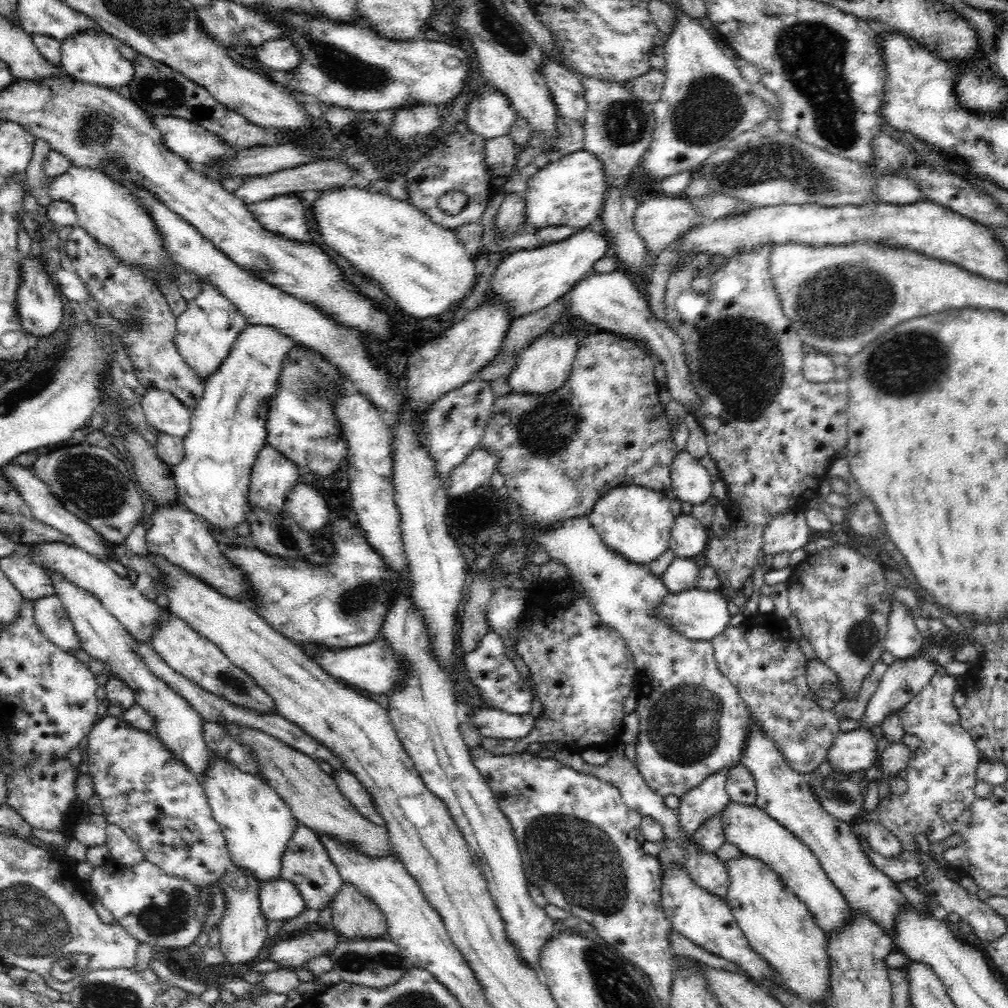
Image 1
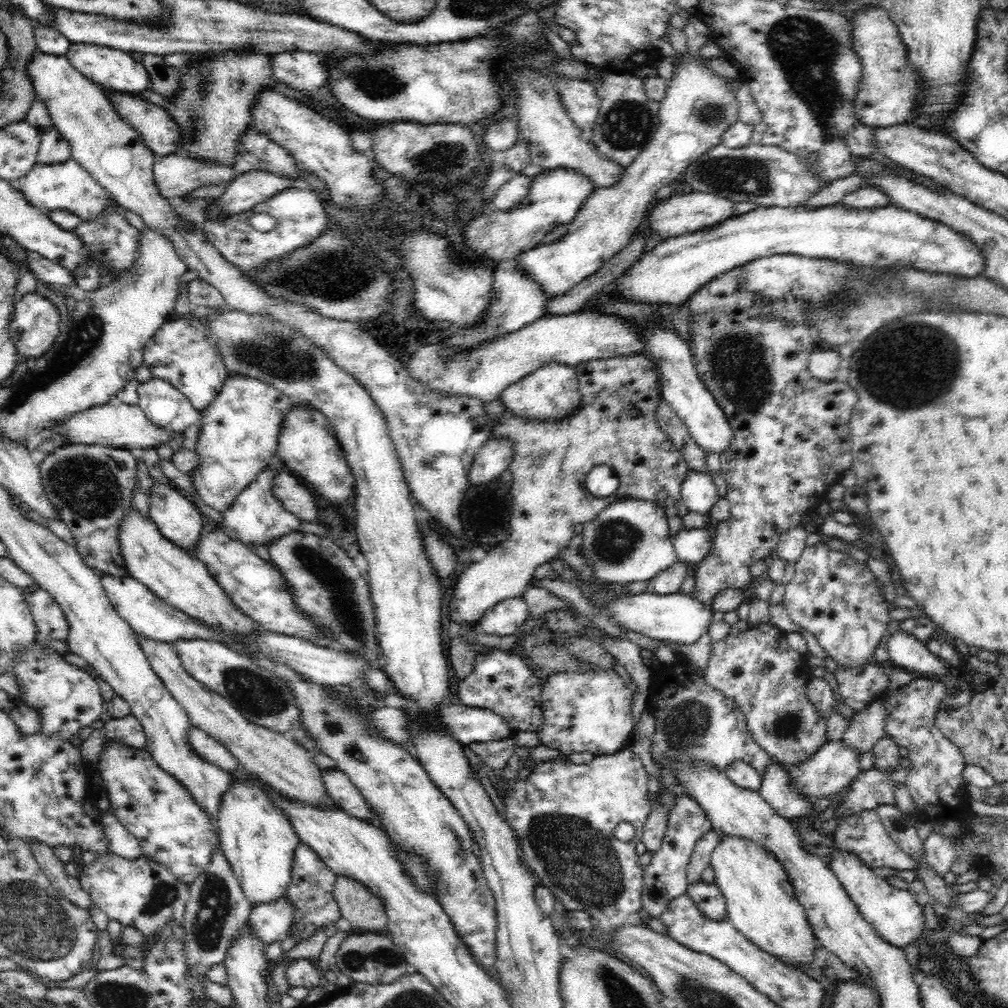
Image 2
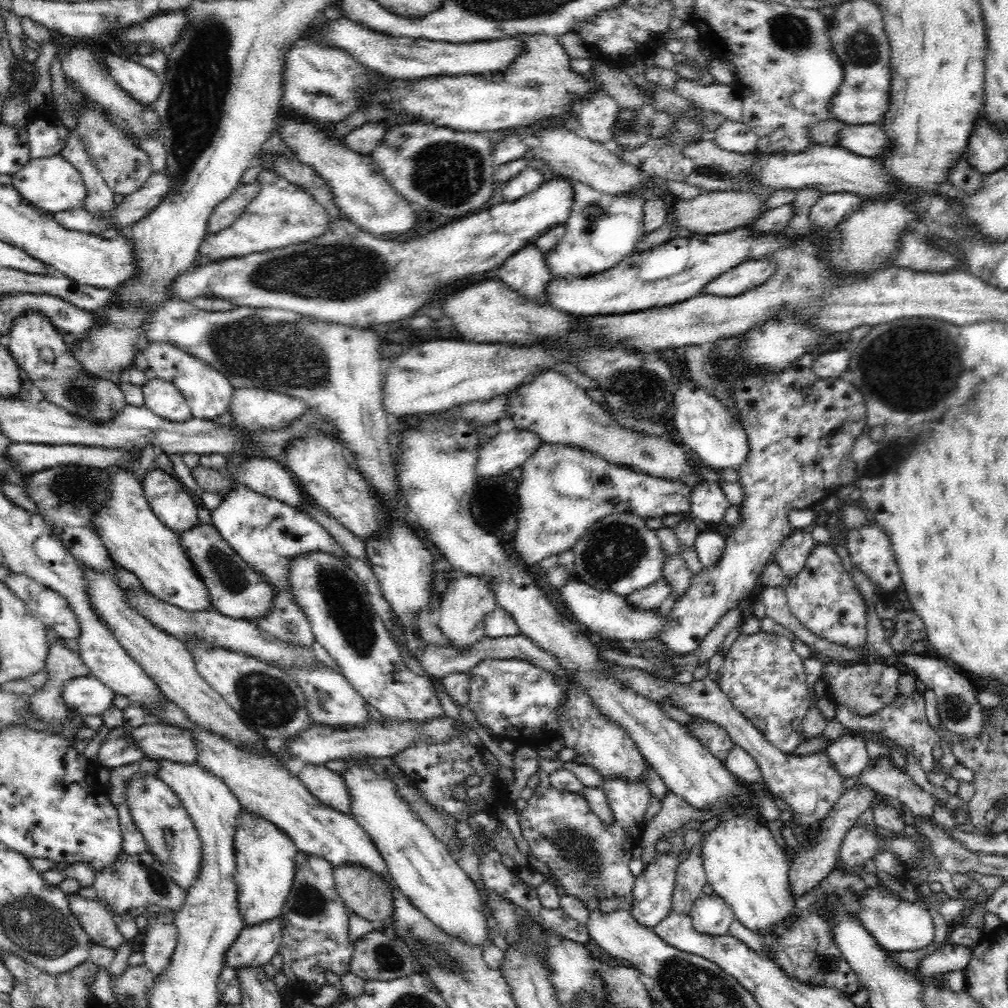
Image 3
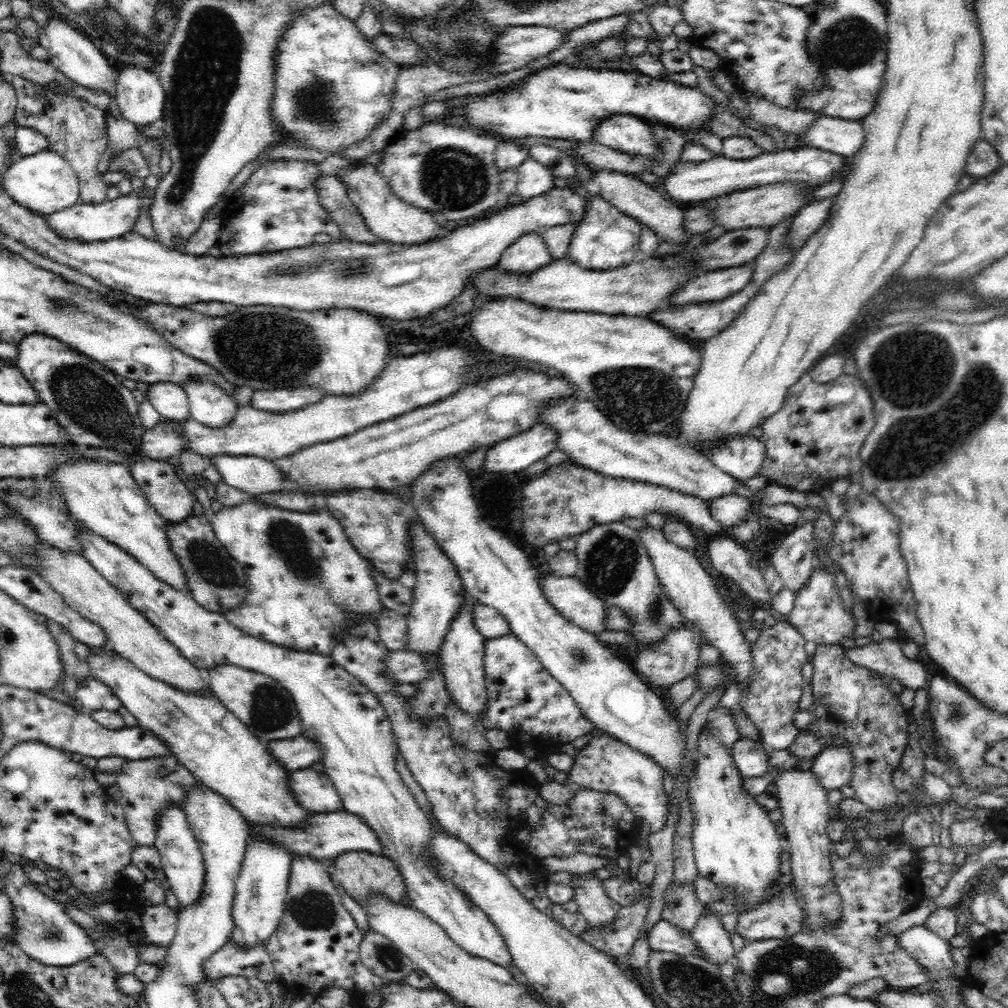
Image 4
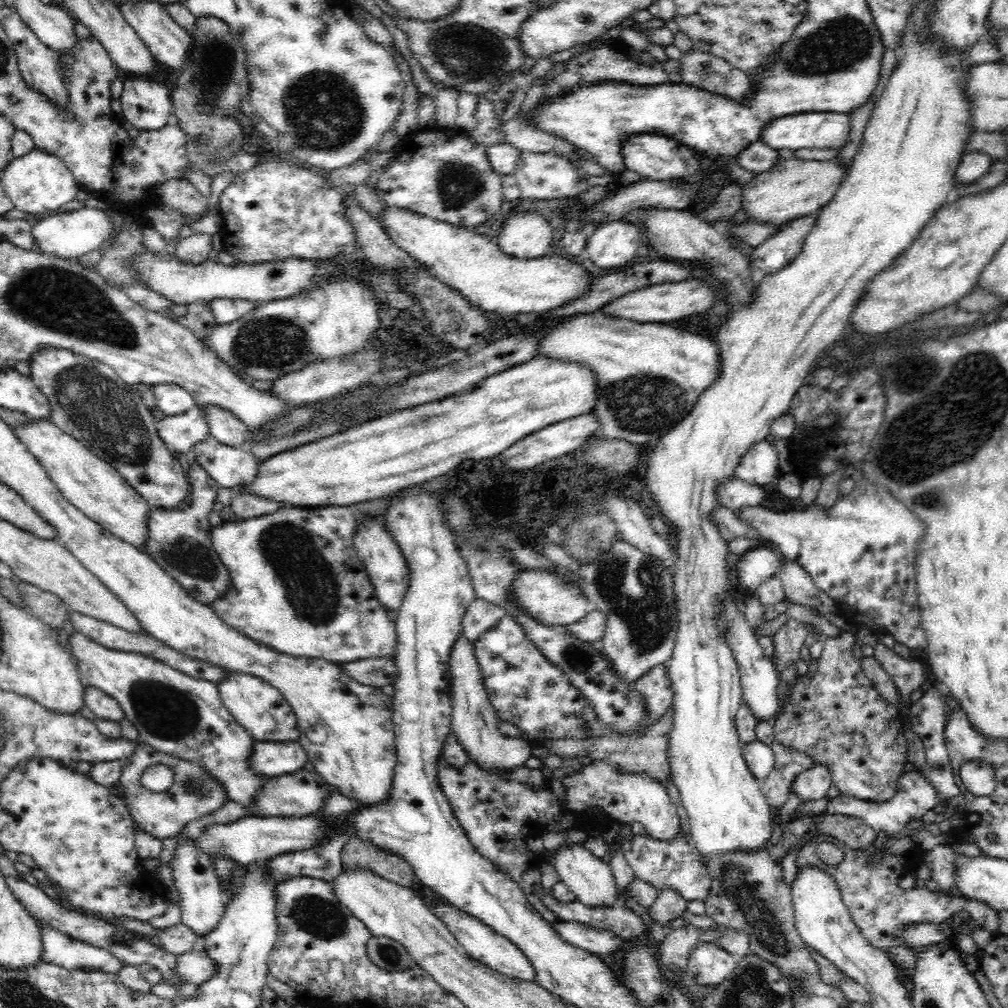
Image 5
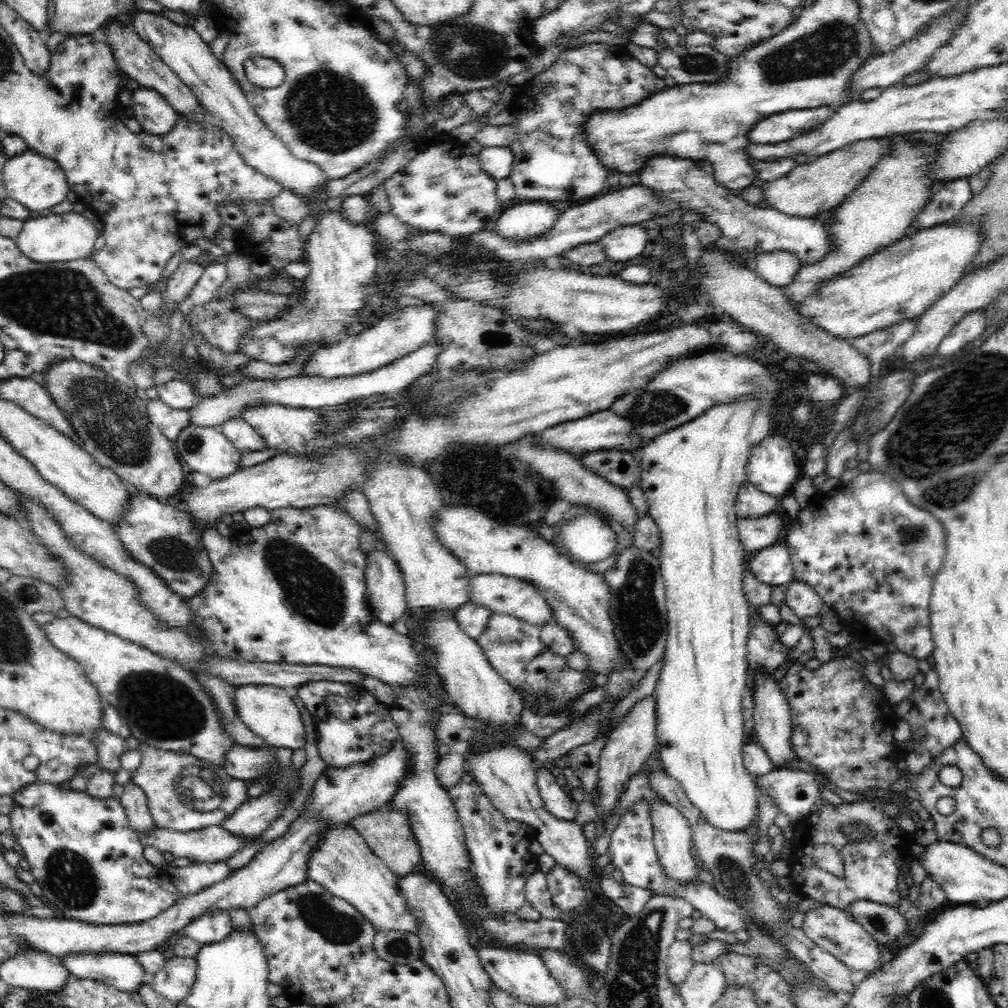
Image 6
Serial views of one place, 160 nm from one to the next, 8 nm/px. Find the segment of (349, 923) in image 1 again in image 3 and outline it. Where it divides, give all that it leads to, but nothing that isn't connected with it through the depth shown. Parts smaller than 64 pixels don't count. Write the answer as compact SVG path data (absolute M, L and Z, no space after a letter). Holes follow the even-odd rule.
M344 865L333 870L337 893L349 910L371 923L388 923L392 915L392 893L388 883L368 869Z

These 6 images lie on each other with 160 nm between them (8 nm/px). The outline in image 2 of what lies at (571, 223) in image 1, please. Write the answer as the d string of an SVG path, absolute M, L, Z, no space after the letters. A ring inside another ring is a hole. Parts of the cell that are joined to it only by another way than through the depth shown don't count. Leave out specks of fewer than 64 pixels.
M569 168L543 169L533 177L530 182L528 194L520 204L511 211L499 211L492 214L483 214L480 218L472 220L466 226L466 246L472 248L482 258L490 258L494 262L512 260L518 254L541 244L546 233L558 228L568 226L576 218L584 201L596 190L590 178L584 176L579 170Z

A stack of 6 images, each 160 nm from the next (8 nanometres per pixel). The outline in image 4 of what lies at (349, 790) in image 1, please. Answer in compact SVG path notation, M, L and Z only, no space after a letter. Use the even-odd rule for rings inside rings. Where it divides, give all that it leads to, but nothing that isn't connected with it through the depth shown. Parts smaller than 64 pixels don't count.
M312 767L291 771L289 782L295 799L306 810L322 814L345 810L332 779L325 771L318 772Z

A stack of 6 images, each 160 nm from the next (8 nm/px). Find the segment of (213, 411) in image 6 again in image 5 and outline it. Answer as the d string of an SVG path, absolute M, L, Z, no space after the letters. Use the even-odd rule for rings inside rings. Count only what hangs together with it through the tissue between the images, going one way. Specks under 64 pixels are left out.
M196 404L184 414L155 420L155 427L158 437L172 454L192 451L208 434L204 411Z

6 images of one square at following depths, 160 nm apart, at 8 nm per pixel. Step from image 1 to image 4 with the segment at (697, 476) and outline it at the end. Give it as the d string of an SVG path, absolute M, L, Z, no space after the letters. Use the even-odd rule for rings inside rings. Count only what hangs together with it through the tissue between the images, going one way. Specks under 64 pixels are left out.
M734 493L716 496L712 500L706 500L710 518L722 526L734 526L746 520L746 514L751 504L748 499Z

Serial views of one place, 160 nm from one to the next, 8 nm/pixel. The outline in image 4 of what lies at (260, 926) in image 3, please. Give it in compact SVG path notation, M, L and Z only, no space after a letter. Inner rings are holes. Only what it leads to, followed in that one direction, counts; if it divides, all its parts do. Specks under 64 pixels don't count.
M228 942L203 962L207 978L213 982L224 976L243 976L264 982L281 982L265 944L256 942L254 946L243 946Z

